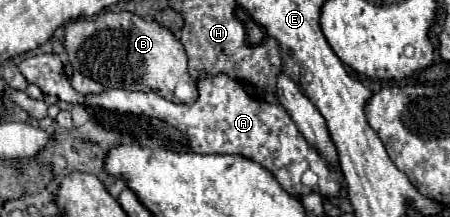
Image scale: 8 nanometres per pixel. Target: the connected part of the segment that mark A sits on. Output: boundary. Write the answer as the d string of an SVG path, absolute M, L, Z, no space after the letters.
M57 54L31 56L19 62L21 74L29 84L37 84L43 94L57 96L59 100L71 104L91 104L117 112L147 114L151 118L165 120L167 124L181 130L189 146L199 154L241 154L261 166L265 166L277 182L291 194L301 198L303 194L317 192L325 198L337 196L343 184L339 170L331 170L319 152L307 144L307 140L297 130L291 116L283 110L281 104L269 104L263 100L253 100L239 82L231 80L225 74L199 80L199 98L195 104L175 104L161 98L155 92L133 92L133 90L105 90L97 96L81 96L67 84L67 76L61 70L61 60Z

